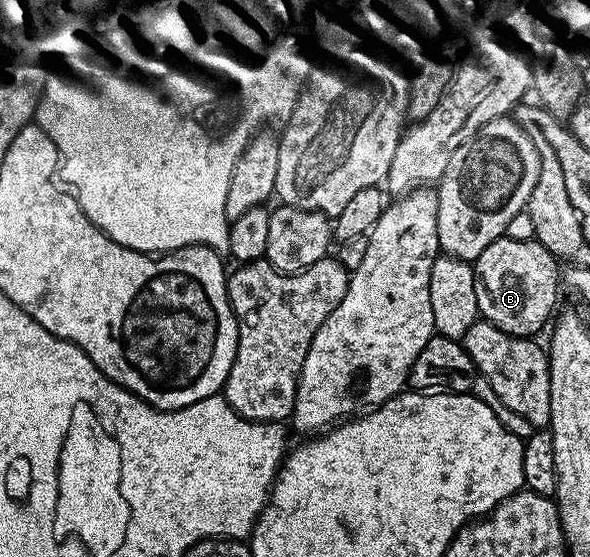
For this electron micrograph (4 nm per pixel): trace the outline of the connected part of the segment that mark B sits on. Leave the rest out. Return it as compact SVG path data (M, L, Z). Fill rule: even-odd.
M499 237L478 255L474 268L478 307L483 320L494 323L494 327L510 335L529 339L535 338L536 332L553 320L557 312L556 292L562 289L562 269L558 258L541 241Z

